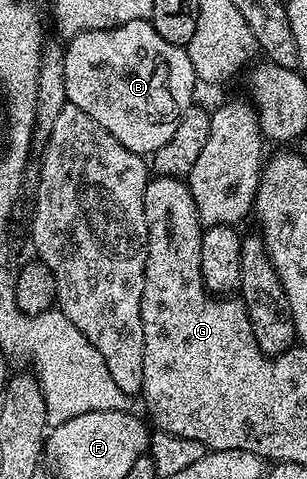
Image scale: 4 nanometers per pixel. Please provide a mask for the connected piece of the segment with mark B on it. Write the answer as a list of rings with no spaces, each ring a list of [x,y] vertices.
[[[133,20],[115,28],[80,32],[69,37],[62,57],[67,101],[84,110],[92,122],[104,126],[120,146],[132,150],[137,156],[146,158],[160,150],[160,146],[176,134],[180,118],[195,103],[196,81],[185,47],[164,42],[150,20]]]

